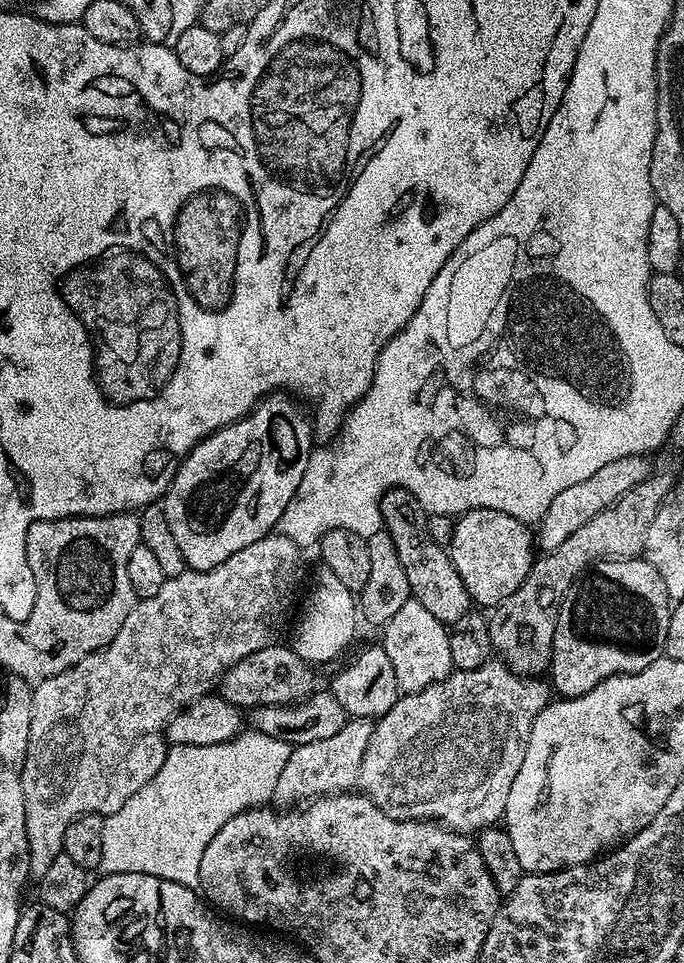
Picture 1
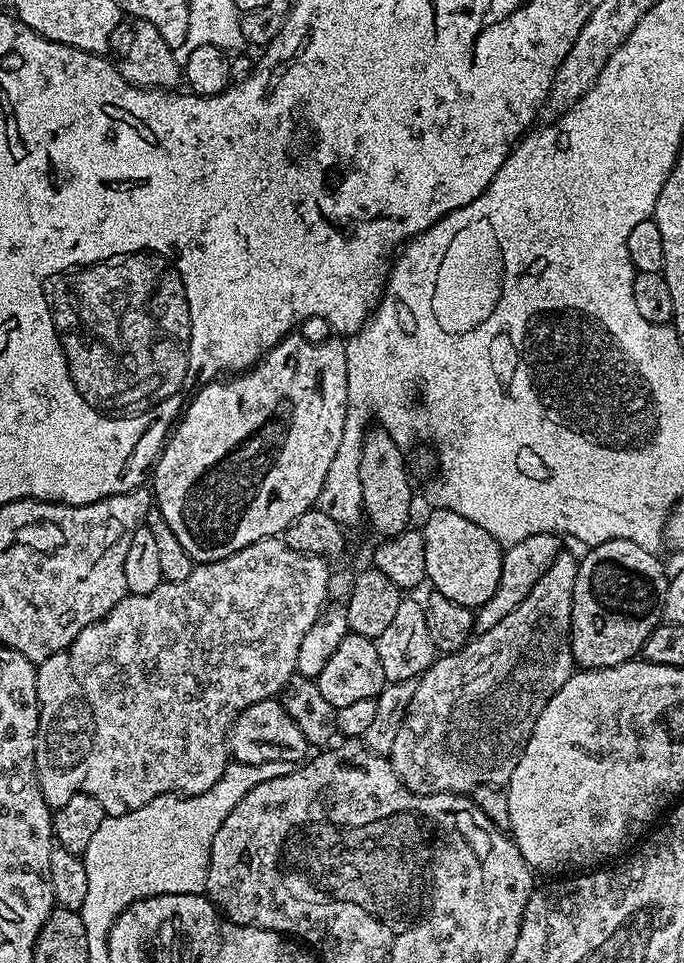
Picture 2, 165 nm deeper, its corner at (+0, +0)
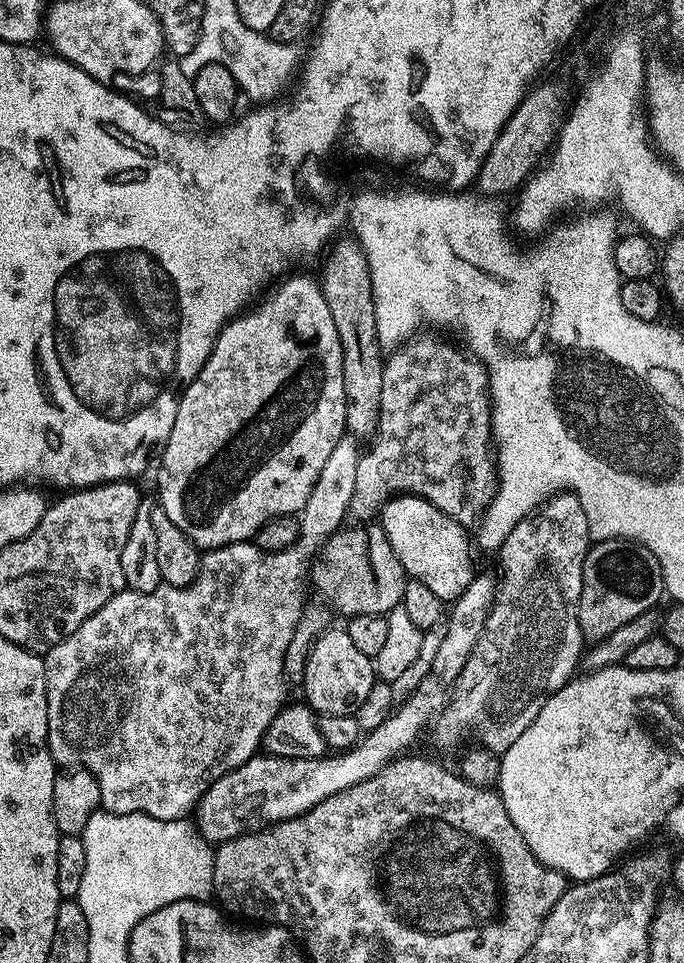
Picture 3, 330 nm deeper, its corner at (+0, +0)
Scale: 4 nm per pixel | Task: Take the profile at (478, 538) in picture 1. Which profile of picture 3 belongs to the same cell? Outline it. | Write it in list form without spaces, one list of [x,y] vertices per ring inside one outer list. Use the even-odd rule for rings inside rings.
[[[407,494],[393,496],[380,509],[378,523],[383,528],[398,562],[402,562],[405,573],[411,579],[422,582],[422,586],[430,586],[430,590],[434,590],[440,600],[456,600],[462,590],[470,586],[474,569],[473,545],[470,543],[469,533],[461,524],[454,522],[454,518],[434,507],[429,500]]]

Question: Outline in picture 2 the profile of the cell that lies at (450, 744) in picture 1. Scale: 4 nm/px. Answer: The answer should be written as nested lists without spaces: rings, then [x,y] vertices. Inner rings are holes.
[[[568,550],[559,552],[554,558],[554,562],[546,570],[546,574],[542,574],[542,578],[538,578],[538,582],[534,582],[530,594],[526,594],[526,598],[522,598],[522,602],[518,602],[518,606],[514,610],[510,610],[510,614],[506,614],[506,618],[502,618],[502,622],[498,622],[498,626],[473,635],[472,639],[459,652],[444,654],[433,660],[432,665],[424,671],[424,675],[416,680],[414,698],[410,698],[408,712],[404,715],[404,721],[398,730],[398,738],[394,738],[394,746],[390,753],[392,767],[402,774],[402,783],[405,788],[415,792],[417,796],[429,796],[439,792],[471,794],[475,788],[483,784],[506,786],[510,782],[510,778],[514,774],[514,766],[518,766],[520,755],[524,751],[524,743],[528,741],[534,730],[534,722],[538,722],[538,714],[542,714],[546,702],[550,702],[550,698],[554,698],[554,694],[558,694],[558,690],[562,690],[562,686],[571,678],[574,671],[571,635],[572,599],[574,598],[577,563],[577,557],[572,557]]]

